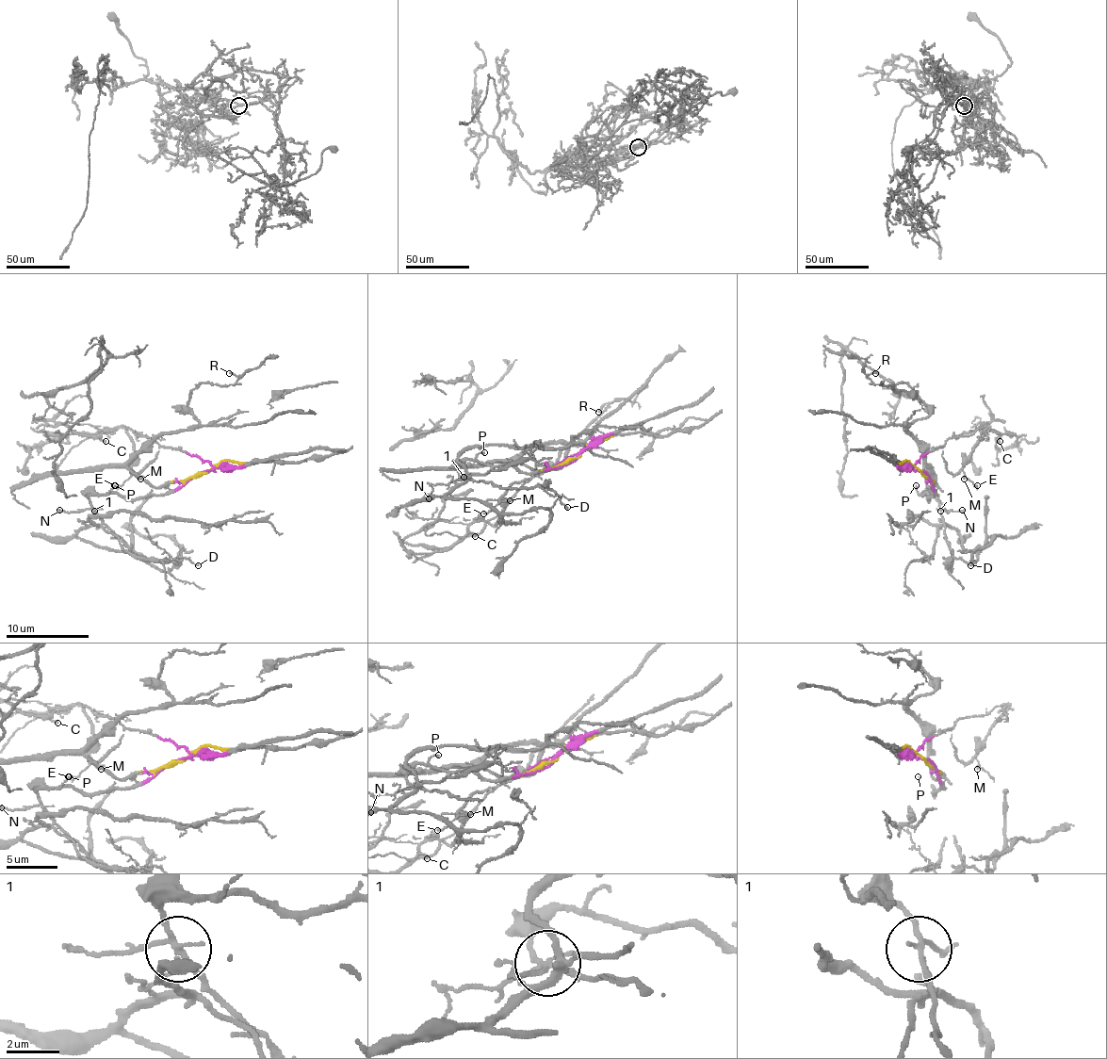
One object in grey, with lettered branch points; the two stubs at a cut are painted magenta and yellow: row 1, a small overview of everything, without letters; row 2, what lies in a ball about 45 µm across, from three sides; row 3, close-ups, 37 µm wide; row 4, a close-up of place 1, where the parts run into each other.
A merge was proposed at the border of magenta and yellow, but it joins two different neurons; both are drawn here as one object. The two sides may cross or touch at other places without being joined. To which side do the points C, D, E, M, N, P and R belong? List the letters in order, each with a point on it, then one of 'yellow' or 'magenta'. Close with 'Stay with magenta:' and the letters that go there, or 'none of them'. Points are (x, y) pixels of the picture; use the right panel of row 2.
C: at (1000, 441); magenta
D: at (970, 565); magenta
E: at (977, 485); magenta
M: at (964, 479); magenta
N: at (962, 510); magenta
P: at (916, 485); magenta
R: at (875, 373); yellow
Stay with magenta: C, D, E, M, N, P

